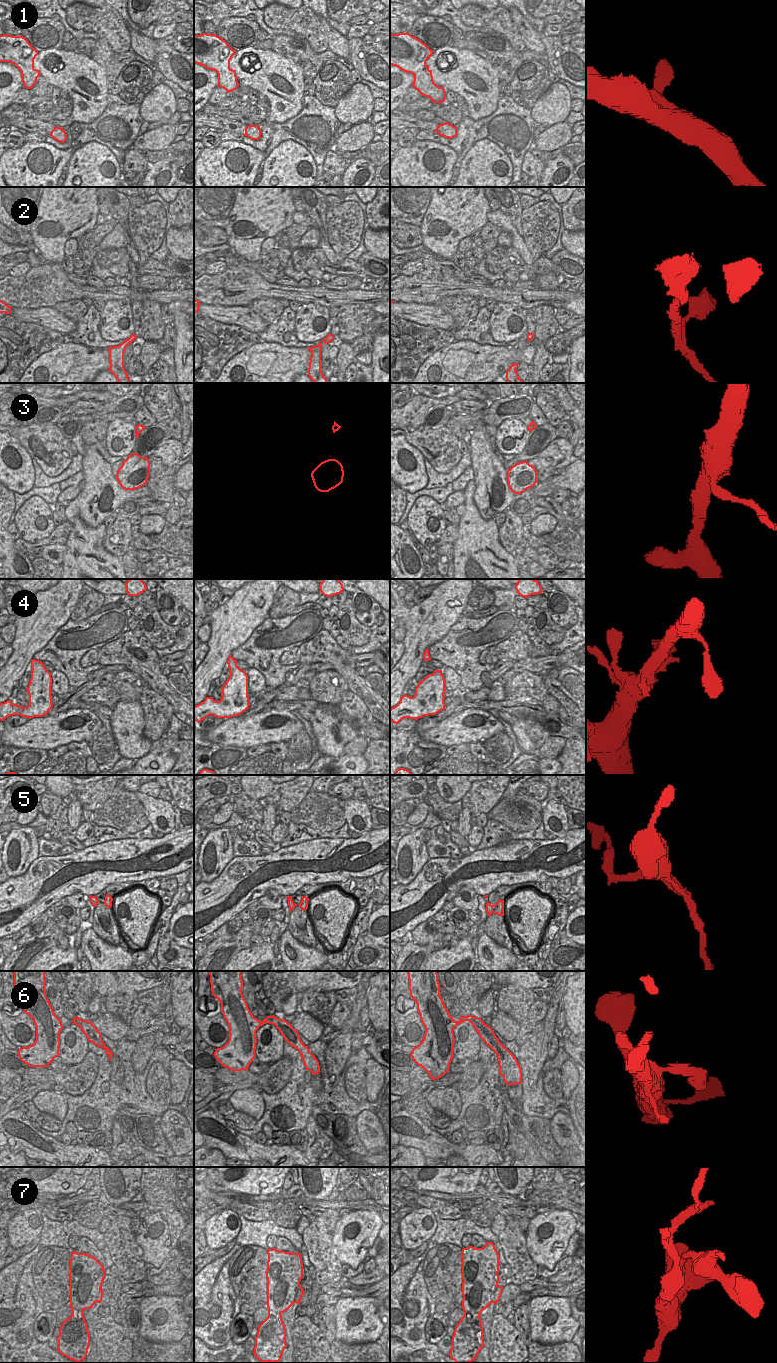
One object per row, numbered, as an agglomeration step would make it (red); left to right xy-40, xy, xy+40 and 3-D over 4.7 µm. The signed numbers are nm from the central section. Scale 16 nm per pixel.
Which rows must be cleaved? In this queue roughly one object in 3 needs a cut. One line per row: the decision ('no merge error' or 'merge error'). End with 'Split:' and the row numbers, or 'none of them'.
1: no merge error
2: no merge error
3: merge error
4: no merge error
5: merge error
6: no merge error
7: merge error
Split: 3, 5, 7

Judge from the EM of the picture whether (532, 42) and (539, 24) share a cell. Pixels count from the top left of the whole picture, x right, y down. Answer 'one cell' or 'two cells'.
two cells

